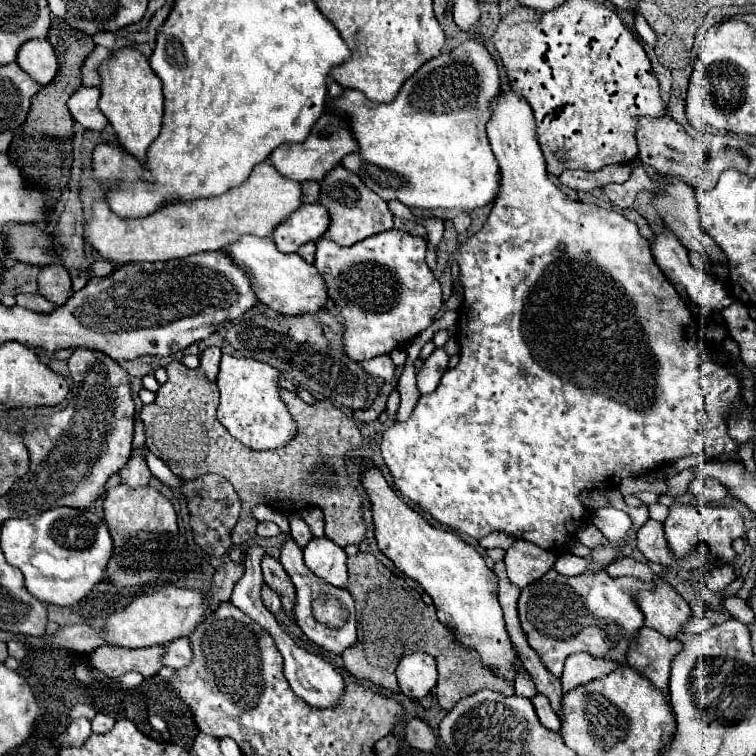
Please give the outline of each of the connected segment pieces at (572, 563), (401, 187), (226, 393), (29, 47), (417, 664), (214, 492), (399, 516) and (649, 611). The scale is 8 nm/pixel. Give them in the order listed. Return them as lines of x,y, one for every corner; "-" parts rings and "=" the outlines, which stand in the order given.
557,558
555,562
555,568
561,568
561,574
567,574
567,576
575,576
575,574
581,574
587,566
589,558
=
479,38
463,42
449,54
441,54
425,62
415,76
411,76
399,90
393,102
375,104
367,100
359,90
347,88
343,94
329,102
331,110
349,118
351,134
359,144
357,158
343,158
341,166
361,176
375,194
383,200
399,200
405,206
417,208
461,208
473,210
489,204
499,194
499,168
489,148
485,124
491,116
489,102
501,92
499,72
493,56
487,52
=
223,354
221,358
221,370
217,374
221,404
217,408
217,420
239,442
253,450
279,448
295,436
295,422
279,398
279,376
279,370
253,358
235,358
229,354
=
27,40
17,52
17,64
39,84
51,82
59,68
55,52
47,40
=
421,652
401,658
397,666
397,682
401,692
413,700
427,696
429,690
437,684
435,660
=
207,474
207,476
199,476
195,480
181,480
181,490
187,498
187,508
191,514
191,532
195,542
199,544
199,548
215,558
225,556
225,552
233,546
231,542
231,530
237,524
239,518
239,510
241,510
241,502
239,496
233,488
233,484
229,480
225,480
223,476
215,476
215,474
=
367,468
361,472
361,484
369,496
373,512
373,530
379,550
409,578
417,580
423,590
433,598
437,618
453,630
457,640
479,652
481,662
497,670
503,678
515,680
511,664
519,664
511,638
505,630
503,612
497,602
497,580
487,568
481,554
463,542
457,534
433,528
419,512
403,502
397,492
387,484
381,470
=
661,582
653,592
639,592
637,602
645,614
645,626
667,638
679,636
683,624
691,618
687,602
667,582

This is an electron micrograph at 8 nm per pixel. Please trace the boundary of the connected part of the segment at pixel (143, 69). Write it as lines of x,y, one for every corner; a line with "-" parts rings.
121,48
99,66
101,98
99,108
115,128
119,144
129,150
137,160
145,160
145,152
161,130
163,118
163,92
161,80
149,66
147,56
135,48

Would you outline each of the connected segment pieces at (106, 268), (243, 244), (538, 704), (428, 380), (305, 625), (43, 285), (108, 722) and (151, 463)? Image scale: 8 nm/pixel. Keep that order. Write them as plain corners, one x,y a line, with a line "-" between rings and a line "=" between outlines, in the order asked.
99,260
99,262
93,262
89,266
89,274
95,277
106,277
109,276
115,270
115,266
107,260
=
249,234
241,236
235,244
227,246
227,252
235,260
235,264
247,270
257,298
271,310
285,316
297,316
315,314
315,310
319,312
321,308
325,308
325,302
329,300
325,280
317,272
317,268
313,264
307,264
299,254
283,254
277,250
271,238
259,238
=
535,694
531,702
533,702
535,712
537,712
539,720
543,722
543,726
547,726
549,730
555,730
555,732
557,732
559,726
561,726
561,722
559,722
559,716
555,714
555,710
551,708
549,700
547,700
543,694
=
435,348
435,352
423,362
421,370
417,372
417,388
421,394
431,394
437,388
443,372
447,370
447,362
449,356
443,348
=
287,536
287,540
281,546
281,558
285,572
289,574
293,586
295,586
295,606
293,606
293,618
297,626
305,632
309,640
313,640
317,646
341,654
347,646
351,646
357,638
355,628
355,604
351,594
345,588
329,586
323,578
315,576
303,562
303,550
297,546
297,542
=
61,264
43,266
39,272
39,278
37,278
37,284
39,284
39,294
55,306
63,306
67,302
67,298
73,294
71,276
=
97,714
97,716
91,720
91,724
93,724
93,732
103,734
103,732
107,732
107,730
113,728
115,718
111,718
111,716
107,716
107,714
=
147,450
147,454
145,454
145,458
147,458
147,466
149,466
149,470
151,470
153,476
157,476
161,482
165,482
167,486
171,486
171,488
175,488
177,492
181,492
181,490
179,490
179,480
177,480
177,476
167,468
167,464
165,464
161,458
157,458
157,456
151,454
149,450

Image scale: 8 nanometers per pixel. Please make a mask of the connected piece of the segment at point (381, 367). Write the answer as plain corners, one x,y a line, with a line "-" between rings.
381,354
373,360
367,360
367,362
361,363
362,368
371,374
371,376
379,376
383,380
393,380
395,378
395,364
391,362
389,354

